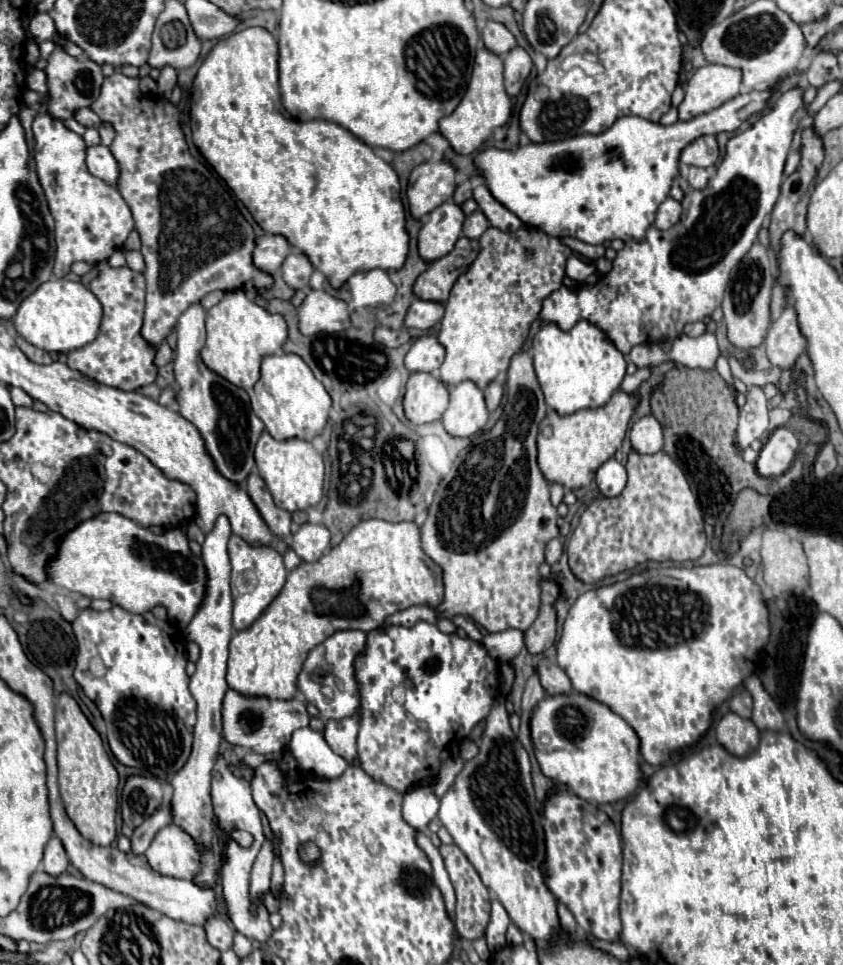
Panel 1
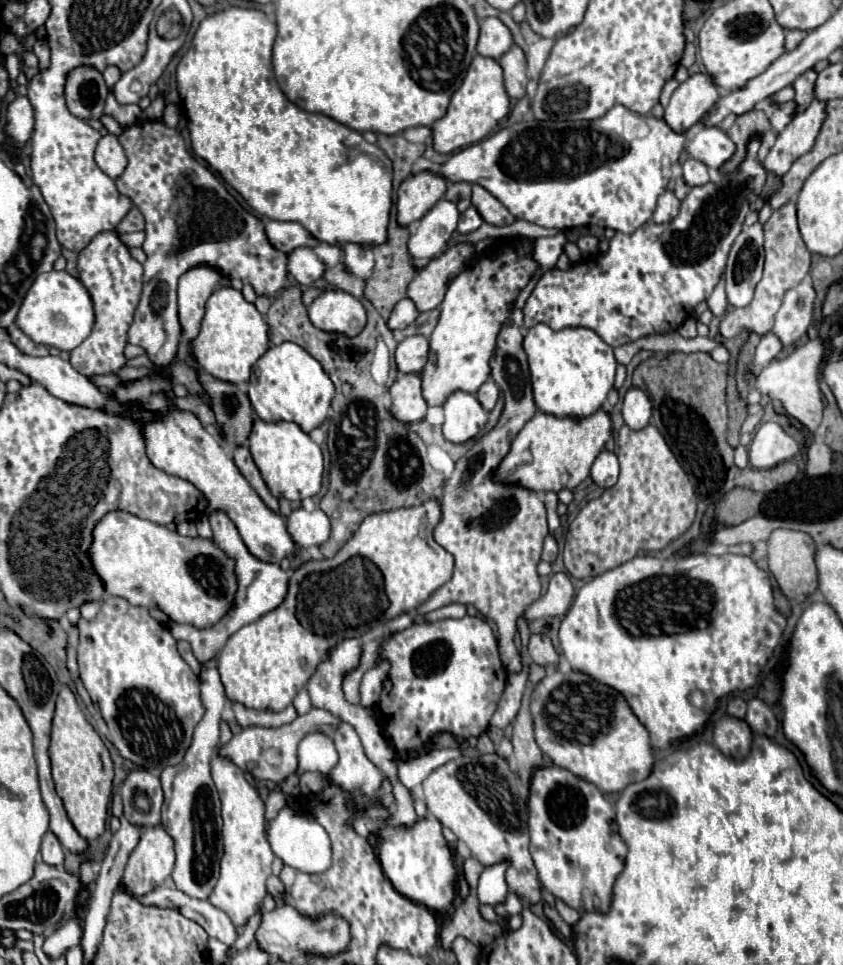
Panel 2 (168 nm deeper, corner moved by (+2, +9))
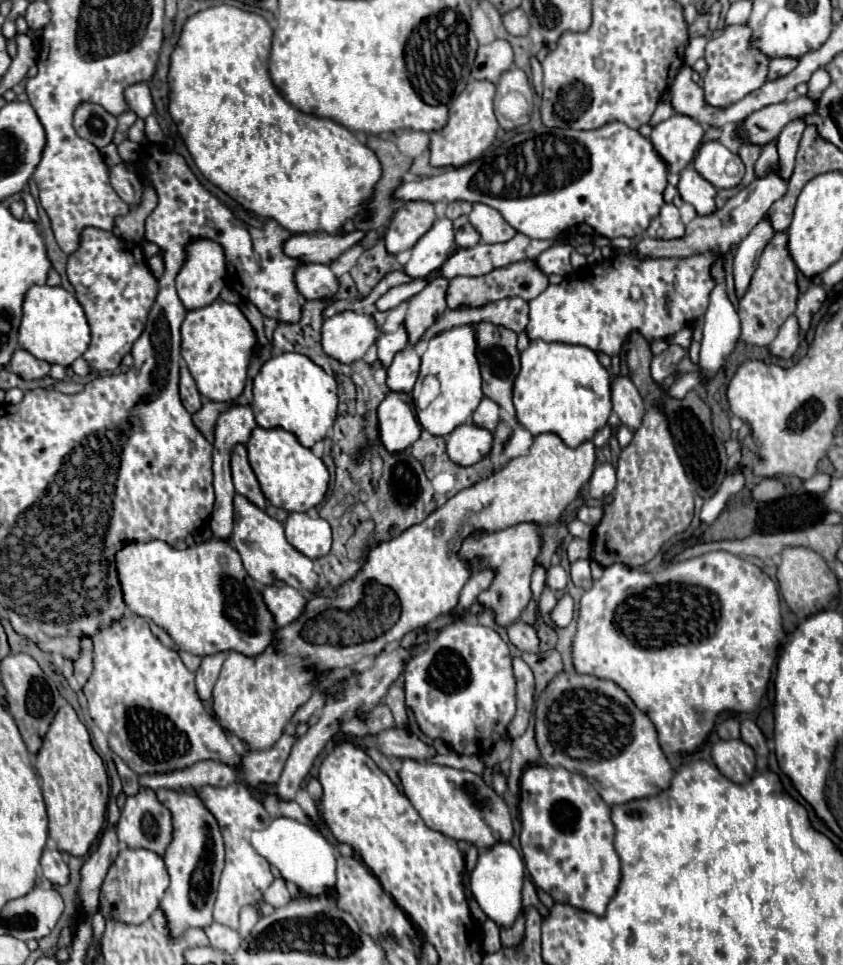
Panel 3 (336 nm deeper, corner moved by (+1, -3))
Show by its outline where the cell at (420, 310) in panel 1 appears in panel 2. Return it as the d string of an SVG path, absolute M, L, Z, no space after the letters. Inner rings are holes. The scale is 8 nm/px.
M405 298L405 300L401 300L395 308L393 308L393 312L391 312L391 316L389 316L389 320L387 320L387 326L389 326L389 330L403 330L403 328L407 328L415 318L419 316L419 312L417 312L417 308L415 308L415 304L409 300L409 298Z

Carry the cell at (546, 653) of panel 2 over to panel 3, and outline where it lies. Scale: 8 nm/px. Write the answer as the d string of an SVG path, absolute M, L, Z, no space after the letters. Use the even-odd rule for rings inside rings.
M518 620L512 628L508 628L508 638L522 652L536 654L540 650L540 640L538 640L536 630L522 620Z

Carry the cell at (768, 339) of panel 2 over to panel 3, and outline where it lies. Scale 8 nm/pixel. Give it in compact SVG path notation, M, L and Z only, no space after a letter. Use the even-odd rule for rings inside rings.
M790 316L790 318L782 324L782 328L780 328L778 336L774 338L774 342L770 344L770 352L772 352L774 356L778 356L778 358L790 358L790 356L796 352L798 342L800 342L800 334L798 334L796 316Z

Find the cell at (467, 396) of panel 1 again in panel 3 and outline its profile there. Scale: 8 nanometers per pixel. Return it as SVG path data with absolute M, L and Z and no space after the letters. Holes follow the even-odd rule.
M472 422L460 424L446 438L446 450L454 464L472 466L490 452L492 434Z

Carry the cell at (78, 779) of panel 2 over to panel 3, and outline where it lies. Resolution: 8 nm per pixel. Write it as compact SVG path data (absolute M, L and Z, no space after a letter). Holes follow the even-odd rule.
M70 704L62 706L54 716L34 766L42 778L42 794L50 814L50 838L56 840L60 850L72 856L86 856L104 828L110 784L106 766L92 748L90 734Z

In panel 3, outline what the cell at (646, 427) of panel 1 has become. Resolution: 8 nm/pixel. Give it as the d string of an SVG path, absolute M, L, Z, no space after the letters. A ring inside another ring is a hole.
M618 376L612 380L612 408L624 426L638 430L646 414L644 400L630 378Z

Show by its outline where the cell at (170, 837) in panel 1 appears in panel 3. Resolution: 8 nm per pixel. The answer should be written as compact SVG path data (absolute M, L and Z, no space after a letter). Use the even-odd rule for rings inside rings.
M126 848L118 854L116 862L106 874L106 880L100 892L100 912L106 918L122 920L126 924L142 924L160 906L160 900L168 888L168 882L170 882L168 870L160 854L144 848L138 848L138 850Z

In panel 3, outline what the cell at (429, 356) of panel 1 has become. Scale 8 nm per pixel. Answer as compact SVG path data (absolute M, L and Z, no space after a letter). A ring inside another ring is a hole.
M408 344L402 352L394 356L394 362L388 366L388 388L392 392L412 392L420 372L420 356L414 346Z

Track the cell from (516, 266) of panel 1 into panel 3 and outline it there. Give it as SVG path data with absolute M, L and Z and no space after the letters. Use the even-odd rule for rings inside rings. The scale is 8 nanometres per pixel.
M474 324L456 326L452 330L446 330L438 336L434 336L428 342L428 350L422 356L422 368L420 378L426 374L436 374L440 380L440 396L426 408L418 410L420 424L434 436L450 434L456 426L470 420L472 412L482 400L482 376L480 376L480 364L476 360L476 328Z

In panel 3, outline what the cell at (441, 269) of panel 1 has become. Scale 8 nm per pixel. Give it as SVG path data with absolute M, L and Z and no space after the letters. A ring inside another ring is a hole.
M436 278L430 284L426 284L422 292L408 300L404 326L408 330L408 338L412 344L416 344L420 336L426 332L426 328L430 328L446 310L446 290L448 280Z

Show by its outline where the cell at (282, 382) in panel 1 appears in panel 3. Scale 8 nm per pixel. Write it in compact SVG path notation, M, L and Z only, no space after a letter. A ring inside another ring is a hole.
M284 352L264 362L254 378L252 410L258 426L284 428L292 432L302 446L312 448L318 440L324 440L328 428L336 420L338 396L336 380L316 366L308 356L296 352Z

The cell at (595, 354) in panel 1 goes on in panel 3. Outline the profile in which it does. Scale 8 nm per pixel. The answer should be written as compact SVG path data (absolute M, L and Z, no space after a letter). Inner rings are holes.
M532 340L530 346L522 352L522 368L516 378L514 388L514 406L518 422L532 432L532 436L554 432L558 434L570 448L580 446L586 440L592 440L594 434L606 426L612 412L612 388L610 374L600 364L598 354L586 346L578 344L562 344L562 342L544 342Z

